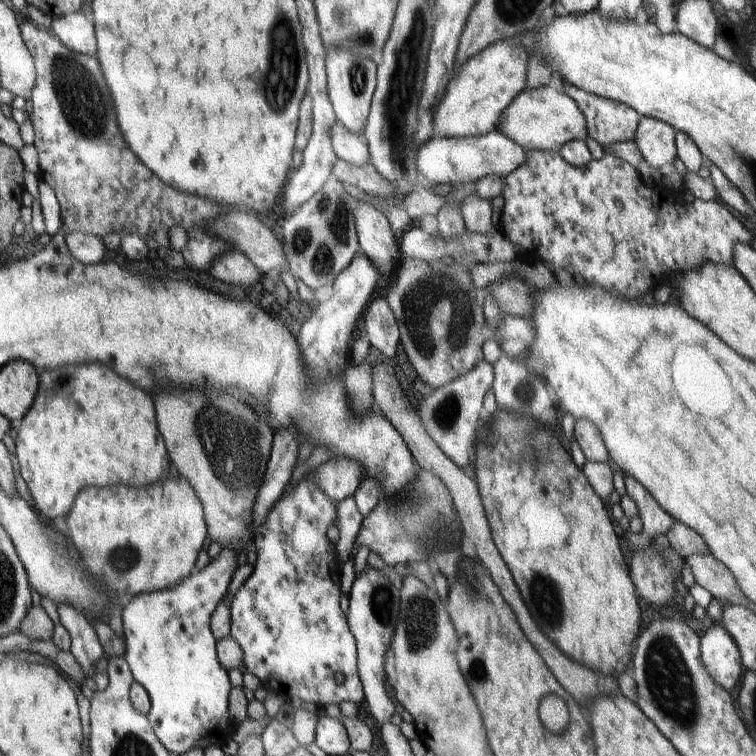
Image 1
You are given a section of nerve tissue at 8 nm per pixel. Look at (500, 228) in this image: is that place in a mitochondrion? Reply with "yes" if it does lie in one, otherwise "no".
no

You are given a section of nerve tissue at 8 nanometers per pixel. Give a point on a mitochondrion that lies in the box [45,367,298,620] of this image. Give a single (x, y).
(231, 453)

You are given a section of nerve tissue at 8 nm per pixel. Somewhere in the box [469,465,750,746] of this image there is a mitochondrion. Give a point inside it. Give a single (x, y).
(668, 680)

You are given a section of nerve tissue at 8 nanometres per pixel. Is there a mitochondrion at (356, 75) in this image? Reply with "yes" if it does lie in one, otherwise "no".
yes

